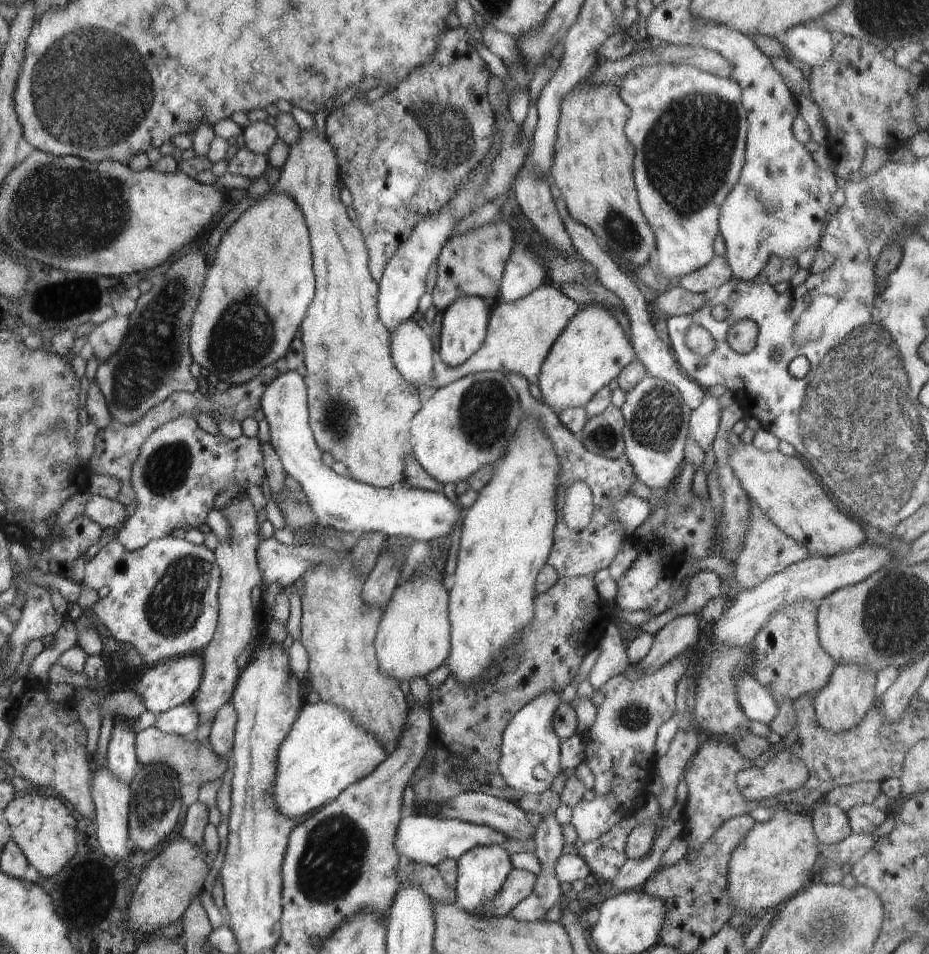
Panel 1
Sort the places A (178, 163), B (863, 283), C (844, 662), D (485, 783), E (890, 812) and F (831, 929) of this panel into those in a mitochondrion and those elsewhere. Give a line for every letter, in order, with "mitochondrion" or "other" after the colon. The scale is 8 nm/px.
A: other
B: other
C: other
D: other
E: other
F: mitochondrion

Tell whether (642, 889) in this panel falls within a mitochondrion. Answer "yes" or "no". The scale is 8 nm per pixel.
no

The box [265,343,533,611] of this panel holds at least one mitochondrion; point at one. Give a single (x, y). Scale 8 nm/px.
(485, 409)

